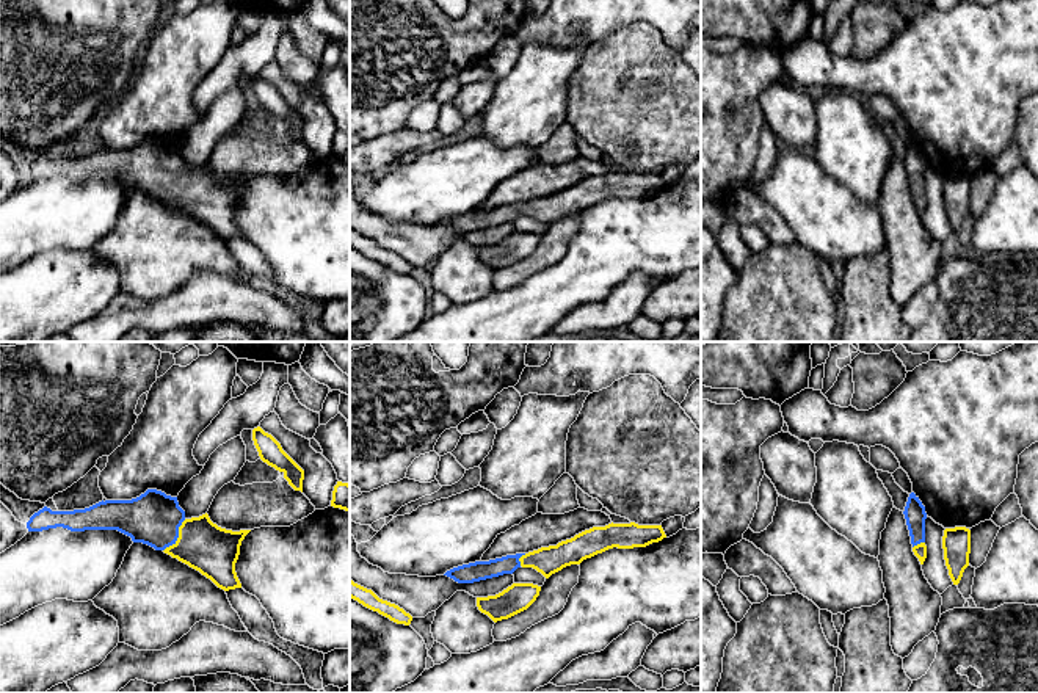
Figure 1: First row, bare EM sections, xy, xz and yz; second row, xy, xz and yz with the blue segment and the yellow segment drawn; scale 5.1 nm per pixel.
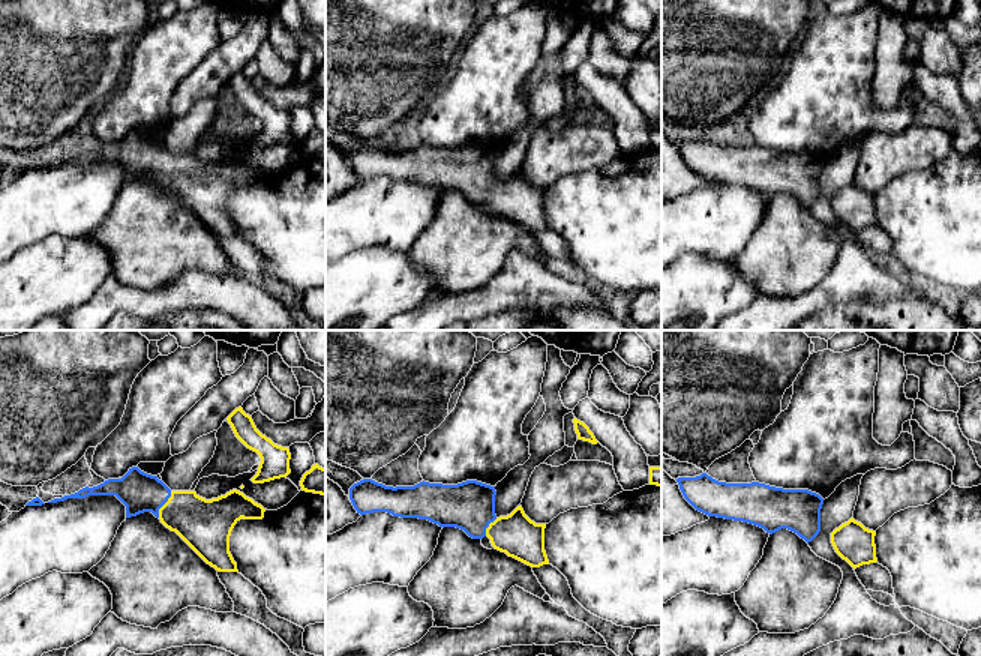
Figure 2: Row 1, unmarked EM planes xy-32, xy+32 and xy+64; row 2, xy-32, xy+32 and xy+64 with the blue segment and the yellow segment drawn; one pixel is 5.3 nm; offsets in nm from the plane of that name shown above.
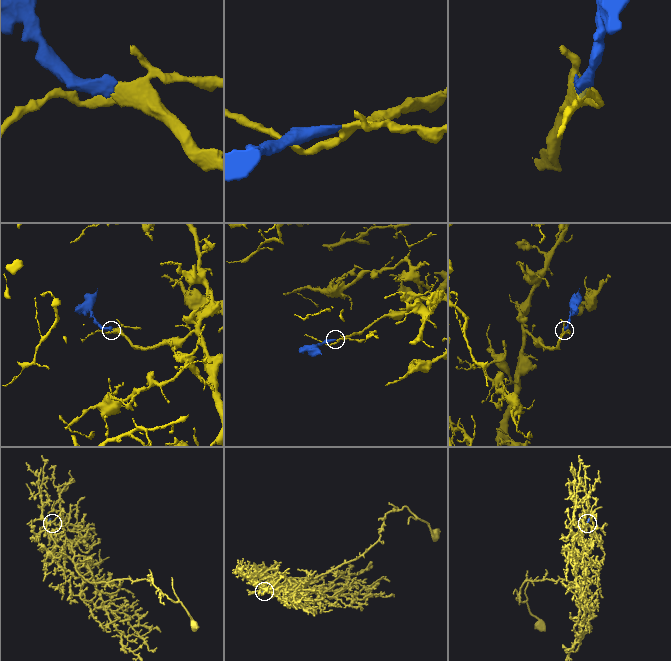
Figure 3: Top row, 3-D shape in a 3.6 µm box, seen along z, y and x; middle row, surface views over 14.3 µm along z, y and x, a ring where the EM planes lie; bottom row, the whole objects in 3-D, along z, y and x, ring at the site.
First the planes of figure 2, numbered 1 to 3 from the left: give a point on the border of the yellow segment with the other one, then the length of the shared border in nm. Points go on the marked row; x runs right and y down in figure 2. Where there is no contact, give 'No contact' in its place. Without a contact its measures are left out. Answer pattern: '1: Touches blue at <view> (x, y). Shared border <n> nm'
1: Touches blue at xy-32 (164, 503). Shared border 160 nm
2: Touches blue at xy+32 (488, 526). Shared border 120 nm
3: No contact

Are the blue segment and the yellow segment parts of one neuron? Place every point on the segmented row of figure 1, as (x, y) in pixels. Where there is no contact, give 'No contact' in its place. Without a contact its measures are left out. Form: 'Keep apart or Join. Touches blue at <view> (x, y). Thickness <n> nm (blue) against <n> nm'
Join. Touches blue at xy (177, 536). Thickness 280 nm (blue) against 260 nm

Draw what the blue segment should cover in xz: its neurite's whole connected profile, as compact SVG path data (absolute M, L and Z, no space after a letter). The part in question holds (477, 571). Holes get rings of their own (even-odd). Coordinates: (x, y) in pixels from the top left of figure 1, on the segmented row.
M608 524L593 527L561 541L557 546L541 547L528 553L506 555L489 561L475 561L447 571L444 575L458 583L474 583L503 574L513 574L517 568L533 568L546 579L571 564L602 553L608 549L646 547L666 538L662 525Z

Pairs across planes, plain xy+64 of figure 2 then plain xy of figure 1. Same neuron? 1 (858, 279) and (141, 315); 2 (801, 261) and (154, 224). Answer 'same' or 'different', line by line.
1: same
2: same

